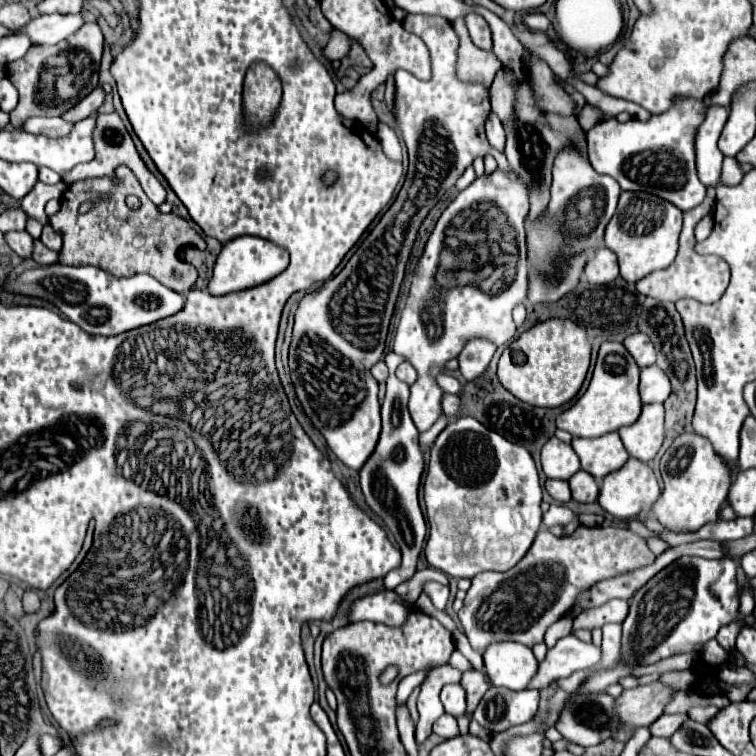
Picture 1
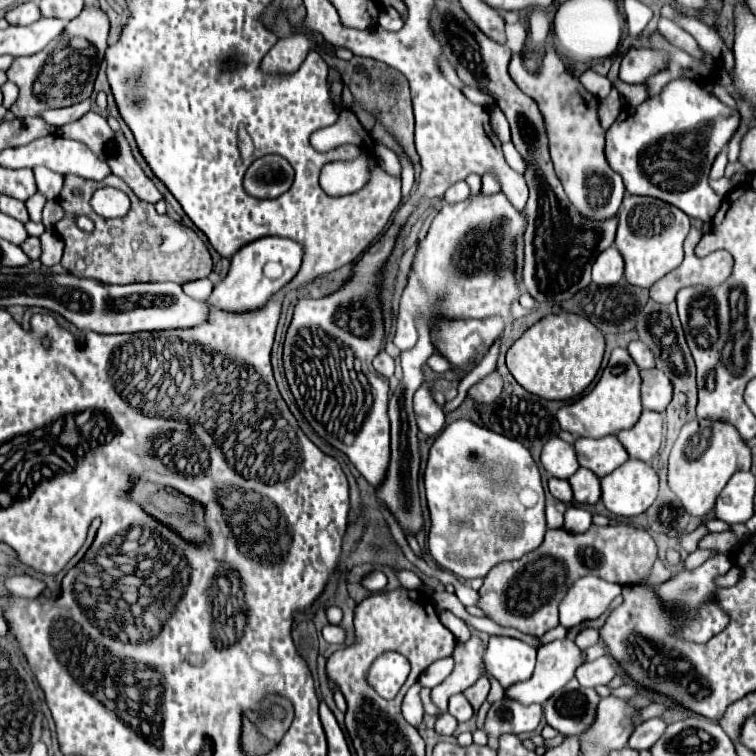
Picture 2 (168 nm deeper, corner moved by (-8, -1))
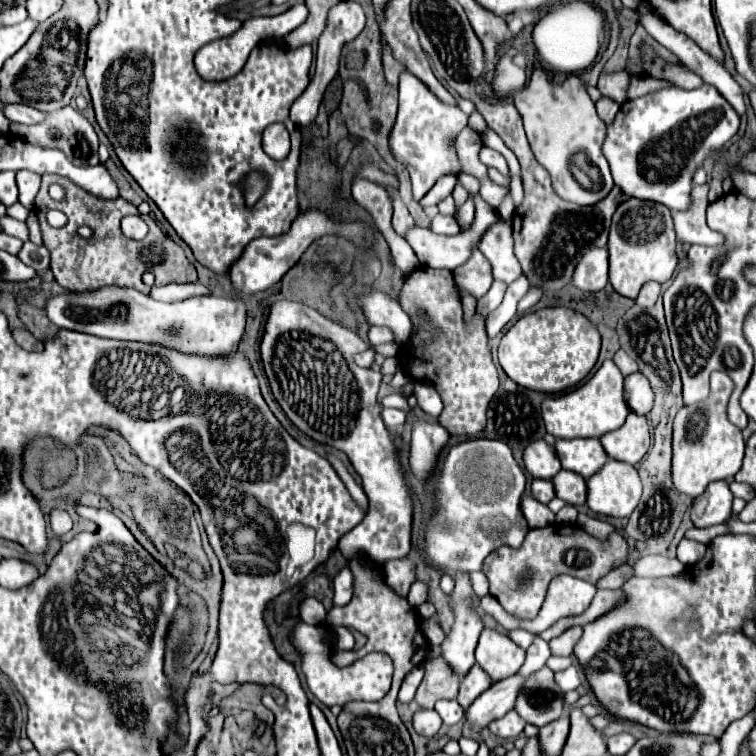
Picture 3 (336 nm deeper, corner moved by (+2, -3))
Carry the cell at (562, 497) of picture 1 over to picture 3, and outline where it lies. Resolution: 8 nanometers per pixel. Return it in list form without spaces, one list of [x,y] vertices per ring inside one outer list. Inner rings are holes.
[[[534,480],[532,482],[532,496],[542,502],[542,504],[548,504],[556,494],[554,494],[554,486],[550,480]]]

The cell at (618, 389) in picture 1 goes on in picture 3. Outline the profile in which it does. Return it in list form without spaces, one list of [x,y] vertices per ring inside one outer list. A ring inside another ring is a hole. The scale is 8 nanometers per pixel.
[[[604,360],[598,372],[580,388],[554,398],[546,398],[542,402],[542,420],[546,432],[554,438],[600,438],[602,434],[620,428],[630,412],[622,394],[622,382],[624,376],[614,366],[614,362]]]

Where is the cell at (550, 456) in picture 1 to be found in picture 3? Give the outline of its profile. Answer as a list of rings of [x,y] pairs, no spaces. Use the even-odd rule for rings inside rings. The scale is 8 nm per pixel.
[[[536,440],[524,450],[524,468],[534,478],[552,480],[552,476],[556,476],[562,466],[558,462],[554,446],[548,446],[544,440]]]

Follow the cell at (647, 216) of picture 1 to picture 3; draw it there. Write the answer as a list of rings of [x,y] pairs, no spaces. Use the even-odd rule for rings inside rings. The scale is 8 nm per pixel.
[[[630,198],[628,202],[620,204],[612,218],[610,238],[610,284],[612,288],[626,298],[636,298],[640,288],[654,280],[654,282],[668,282],[676,270],[678,254],[676,254],[676,234],[670,210],[664,204]]]

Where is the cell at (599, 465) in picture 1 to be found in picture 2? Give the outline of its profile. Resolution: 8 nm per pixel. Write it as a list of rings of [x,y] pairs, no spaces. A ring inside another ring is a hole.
[[[604,436],[598,440],[578,438],[574,448],[580,466],[592,470],[598,478],[604,478],[628,460],[628,452],[622,448],[616,436]]]

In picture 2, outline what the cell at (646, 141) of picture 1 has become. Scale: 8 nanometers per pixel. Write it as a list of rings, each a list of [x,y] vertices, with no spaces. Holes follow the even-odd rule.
[[[674,80],[658,98],[650,98],[638,108],[622,108],[616,122],[606,132],[606,160],[612,166],[614,172],[618,172],[624,180],[624,186],[630,194],[640,196],[654,196],[664,202],[670,202],[678,206],[682,212],[686,212],[690,218],[698,218],[702,222],[710,222],[714,214],[718,212],[718,206],[722,198],[710,188],[708,184],[708,172],[718,156],[718,150],[722,150],[728,140],[732,138],[734,130],[738,128],[740,114],[718,102],[712,92],[706,92],[696,82],[686,80]]]

